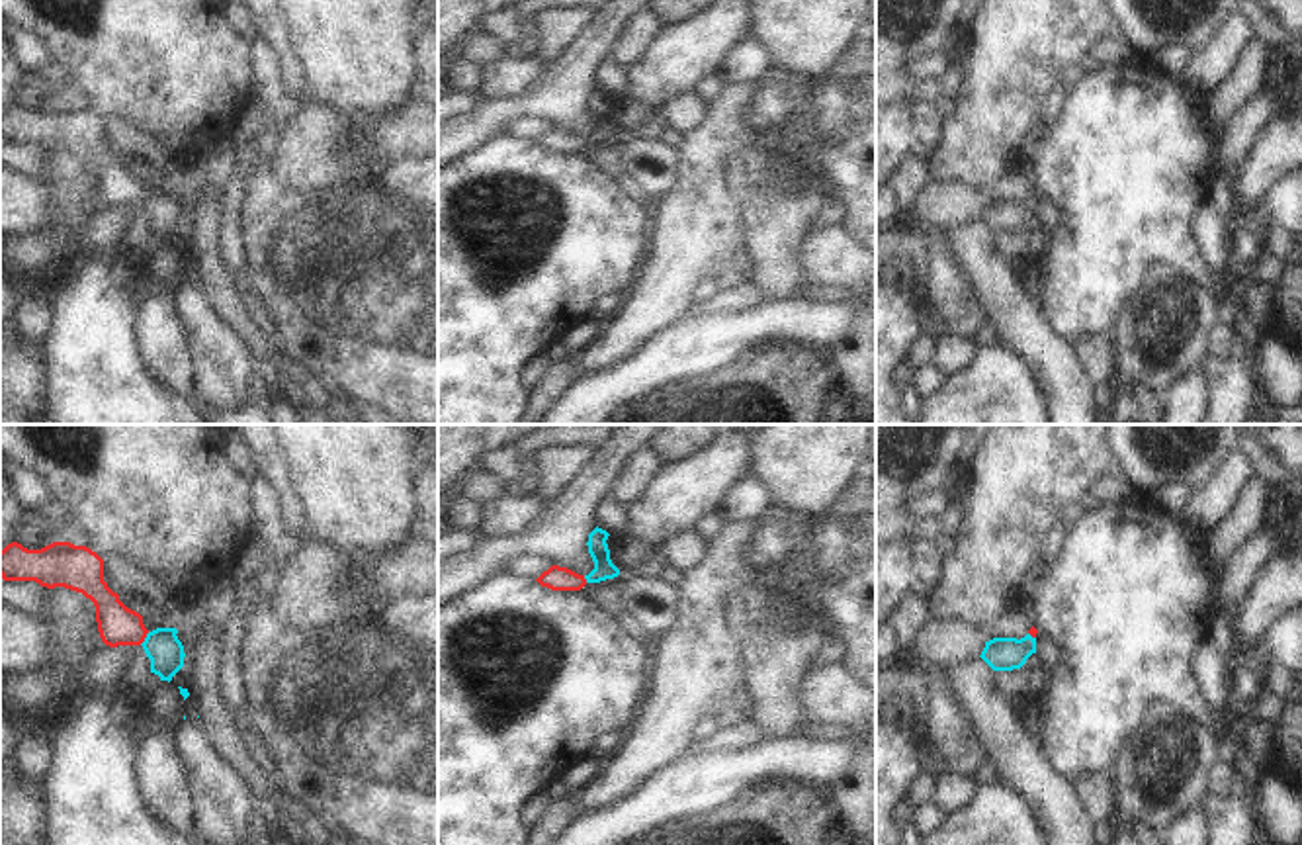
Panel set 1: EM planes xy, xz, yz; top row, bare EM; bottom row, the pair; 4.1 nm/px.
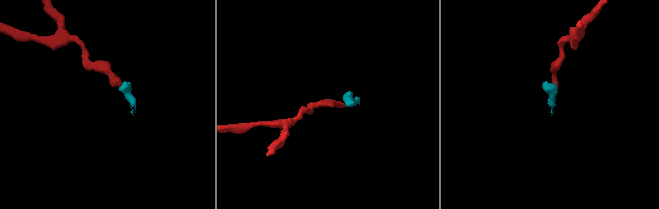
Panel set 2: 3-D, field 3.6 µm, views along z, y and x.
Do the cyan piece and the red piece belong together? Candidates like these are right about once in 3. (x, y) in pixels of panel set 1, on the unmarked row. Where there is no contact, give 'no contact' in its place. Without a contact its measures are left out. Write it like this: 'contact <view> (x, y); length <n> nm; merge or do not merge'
contact xy (145, 200); length 70 nm; merge

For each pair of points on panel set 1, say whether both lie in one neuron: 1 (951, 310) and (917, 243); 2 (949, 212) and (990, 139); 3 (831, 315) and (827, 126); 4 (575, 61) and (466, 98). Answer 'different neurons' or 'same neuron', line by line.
1: same neuron
2: different neurons
3: different neurons
4: different neurons

